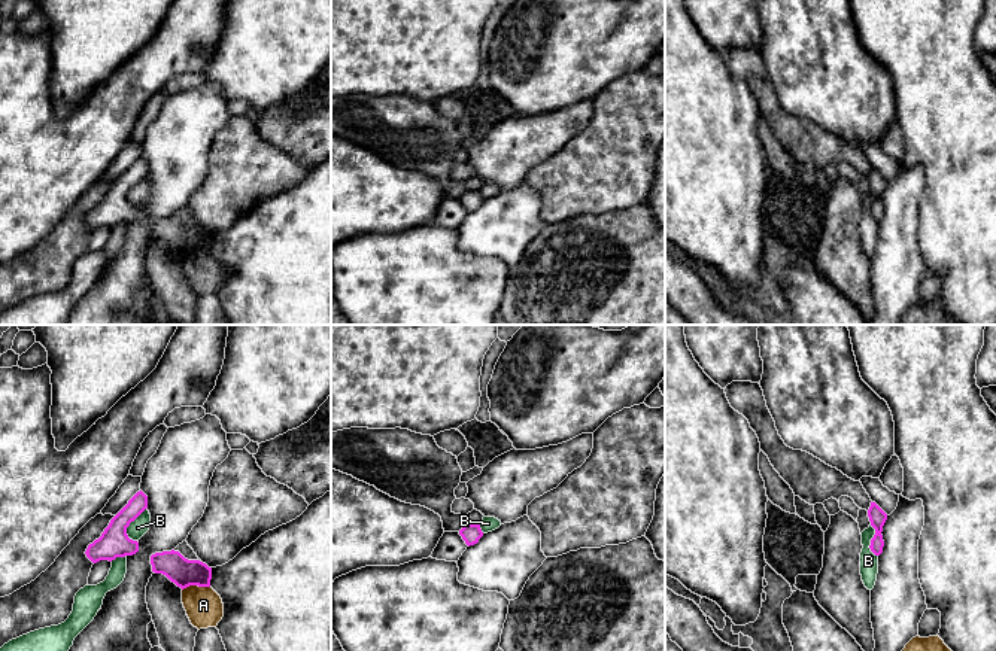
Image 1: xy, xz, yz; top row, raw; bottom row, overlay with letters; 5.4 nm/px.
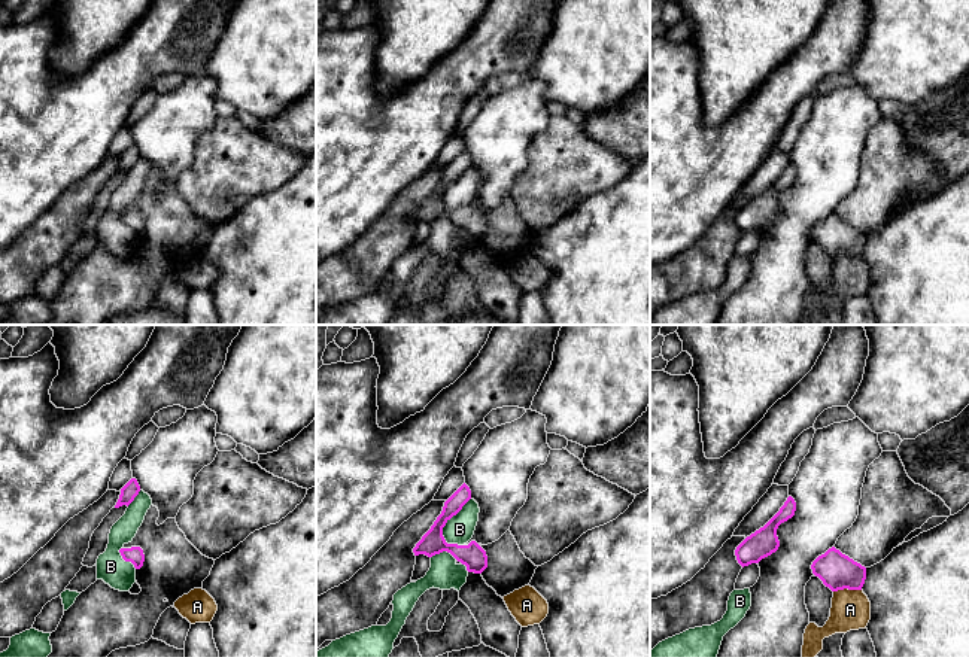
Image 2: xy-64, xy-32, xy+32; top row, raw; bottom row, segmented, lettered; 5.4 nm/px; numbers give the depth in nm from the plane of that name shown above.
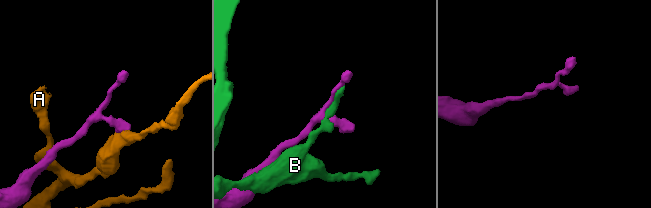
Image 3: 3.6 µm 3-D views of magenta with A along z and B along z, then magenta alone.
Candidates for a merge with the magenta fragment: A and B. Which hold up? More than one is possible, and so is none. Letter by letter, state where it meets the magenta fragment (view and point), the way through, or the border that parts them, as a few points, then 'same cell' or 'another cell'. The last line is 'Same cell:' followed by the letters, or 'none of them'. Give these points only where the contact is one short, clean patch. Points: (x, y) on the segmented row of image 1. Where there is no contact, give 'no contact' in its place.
A: meets magenta in xy at (196, 584); border along xy (209, 586), (187, 586), (182, 590); another cell
B: meets magenta in xy at (128, 525); another cell
Same cell: none of them

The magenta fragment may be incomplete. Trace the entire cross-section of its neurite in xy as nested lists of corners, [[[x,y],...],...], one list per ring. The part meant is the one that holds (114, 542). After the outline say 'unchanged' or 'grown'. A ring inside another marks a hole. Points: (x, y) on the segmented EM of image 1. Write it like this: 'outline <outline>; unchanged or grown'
outline [[[140,490],[110,520],[101,536],[88,545],[85,554],[92,562],[115,560],[139,551],[139,542],[127,535],[127,527],[148,508],[148,496]]]; unchanged

